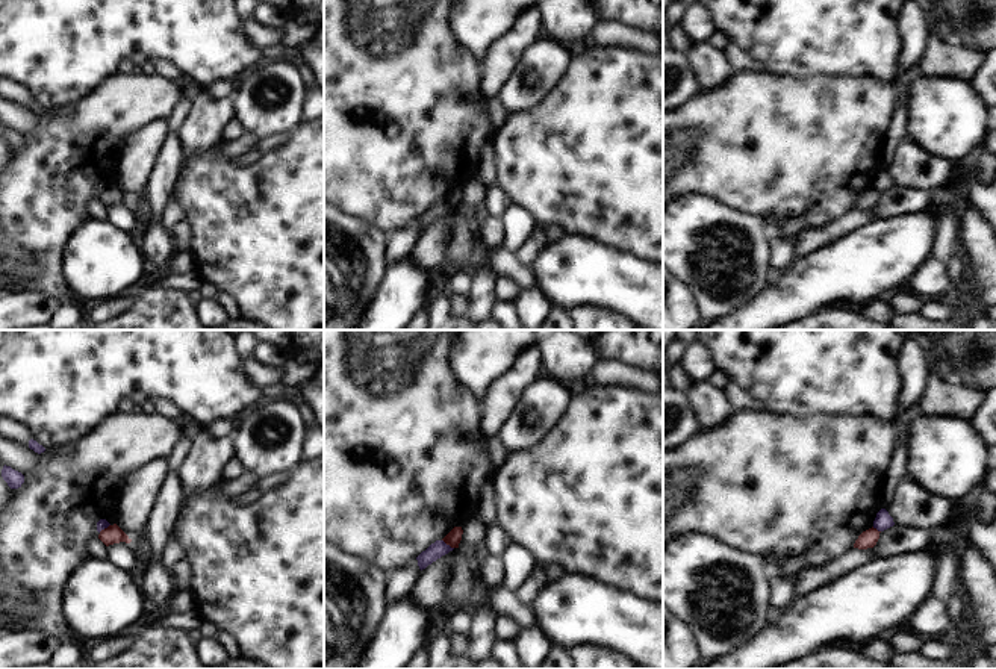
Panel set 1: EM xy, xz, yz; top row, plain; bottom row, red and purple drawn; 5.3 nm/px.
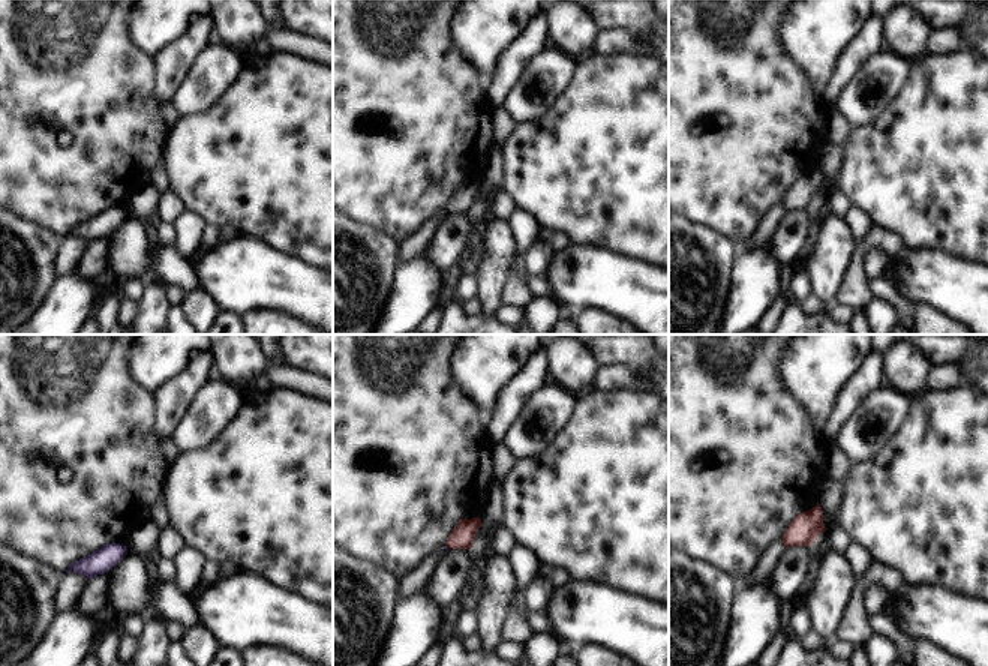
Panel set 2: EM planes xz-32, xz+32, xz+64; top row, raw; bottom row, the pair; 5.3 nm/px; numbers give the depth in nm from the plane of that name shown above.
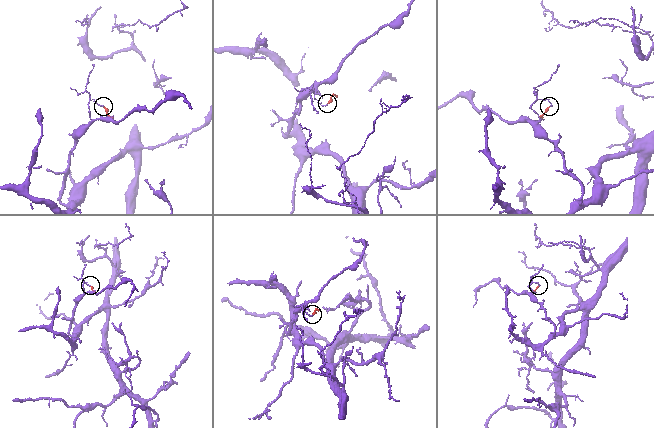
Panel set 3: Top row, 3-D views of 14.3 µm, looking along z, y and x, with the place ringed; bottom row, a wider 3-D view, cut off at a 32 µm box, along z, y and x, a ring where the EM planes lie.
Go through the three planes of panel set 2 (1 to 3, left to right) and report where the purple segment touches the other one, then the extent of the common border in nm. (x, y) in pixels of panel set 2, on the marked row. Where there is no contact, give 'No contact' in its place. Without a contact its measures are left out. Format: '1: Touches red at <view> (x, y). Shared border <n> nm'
1: No contact
2: Touches red at xz+32 (447, 546). Shared border 40 nm
3: No contact.

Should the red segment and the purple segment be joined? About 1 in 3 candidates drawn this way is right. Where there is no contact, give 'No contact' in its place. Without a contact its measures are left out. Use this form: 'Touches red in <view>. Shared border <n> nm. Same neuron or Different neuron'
Touches red in xz. Shared border 80 nm. Different neuron.

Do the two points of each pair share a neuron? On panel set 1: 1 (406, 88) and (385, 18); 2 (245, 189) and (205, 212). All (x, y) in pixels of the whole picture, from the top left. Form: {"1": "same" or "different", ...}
{"1": "same", "2": "same"}

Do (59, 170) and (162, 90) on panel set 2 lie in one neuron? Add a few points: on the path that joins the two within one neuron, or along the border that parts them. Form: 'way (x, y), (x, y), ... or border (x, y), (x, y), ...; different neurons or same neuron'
border (153, 60), (153, 90), (162, 102); different neurons

